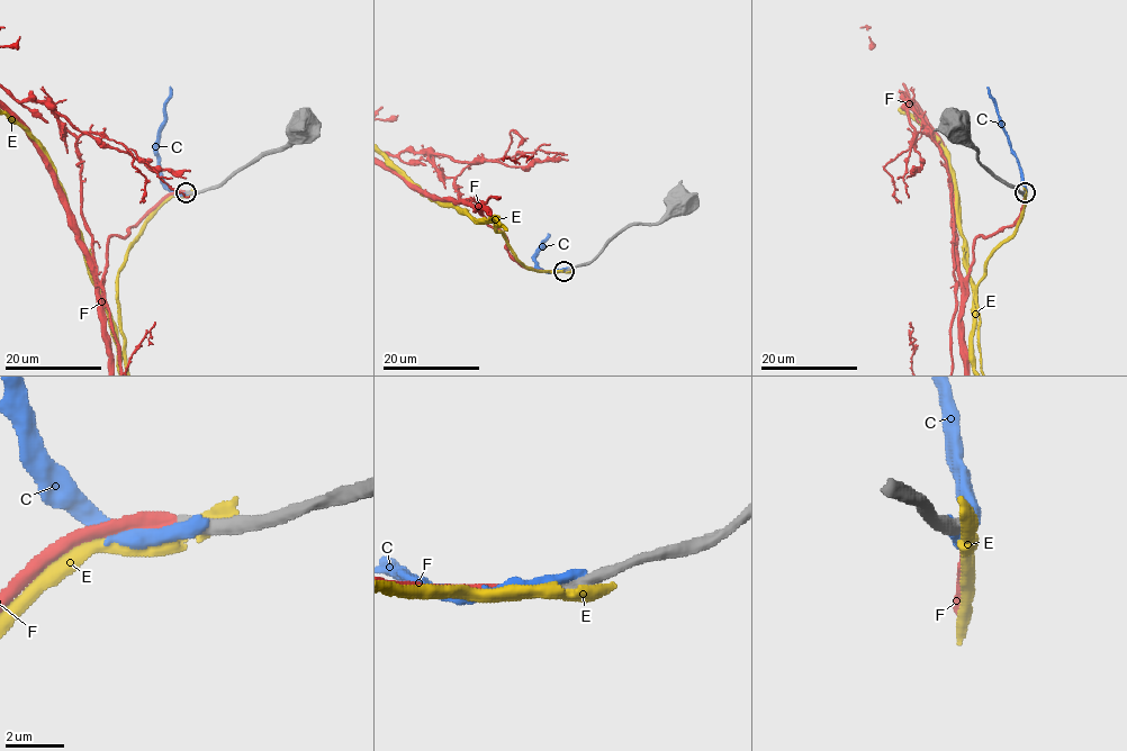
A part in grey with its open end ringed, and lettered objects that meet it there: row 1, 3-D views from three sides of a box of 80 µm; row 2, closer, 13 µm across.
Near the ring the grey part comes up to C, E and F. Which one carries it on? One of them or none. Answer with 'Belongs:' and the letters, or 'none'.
Belongs: F

